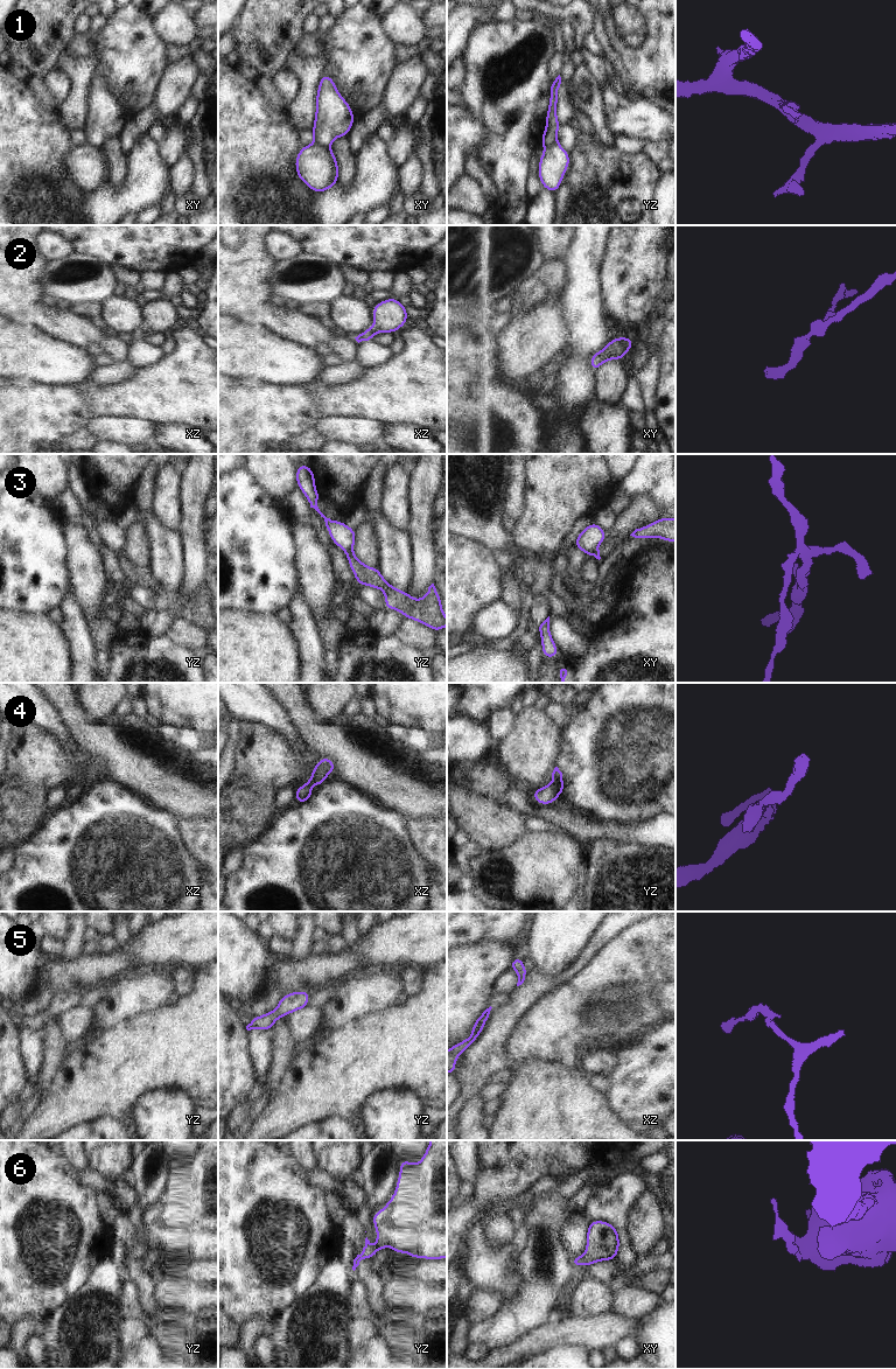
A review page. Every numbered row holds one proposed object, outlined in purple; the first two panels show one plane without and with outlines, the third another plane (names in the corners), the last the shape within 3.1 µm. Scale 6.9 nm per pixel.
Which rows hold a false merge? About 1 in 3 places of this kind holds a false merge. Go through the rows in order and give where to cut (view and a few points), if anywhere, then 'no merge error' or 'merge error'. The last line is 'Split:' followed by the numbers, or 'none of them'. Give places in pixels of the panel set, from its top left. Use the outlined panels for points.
1: cut in xy along (314, 142), (329, 147); merge error
2: no cut; no merge error
3: cut in yz along (351, 549), (345, 552); merge error
4: no cut; no merge error
5: no cut; no merge error
6: no cut; no merge error
Split: 1, 3

